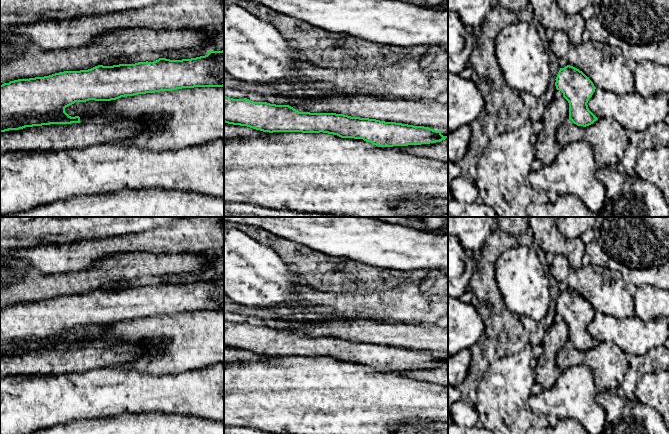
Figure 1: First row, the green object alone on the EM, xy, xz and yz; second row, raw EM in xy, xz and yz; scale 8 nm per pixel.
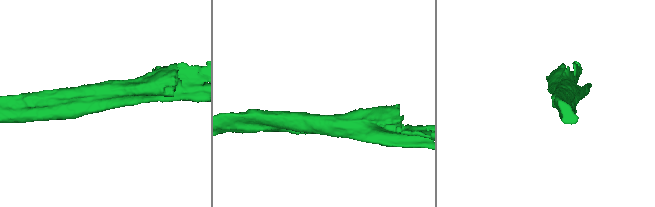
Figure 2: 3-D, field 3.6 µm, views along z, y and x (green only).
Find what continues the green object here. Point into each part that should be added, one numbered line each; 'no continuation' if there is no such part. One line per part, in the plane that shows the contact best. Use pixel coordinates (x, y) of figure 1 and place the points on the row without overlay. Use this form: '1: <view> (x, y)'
no continuation

